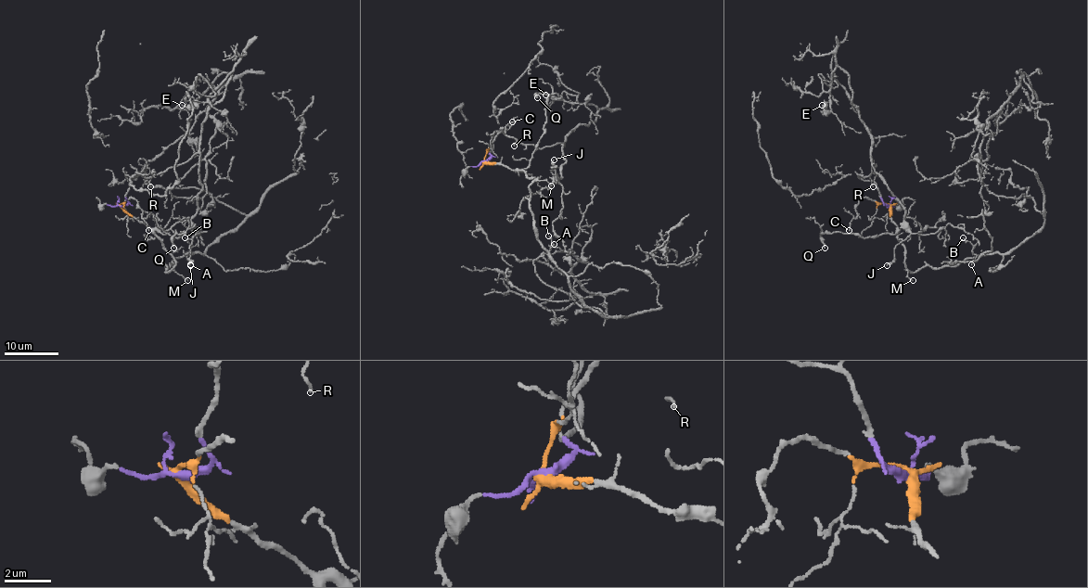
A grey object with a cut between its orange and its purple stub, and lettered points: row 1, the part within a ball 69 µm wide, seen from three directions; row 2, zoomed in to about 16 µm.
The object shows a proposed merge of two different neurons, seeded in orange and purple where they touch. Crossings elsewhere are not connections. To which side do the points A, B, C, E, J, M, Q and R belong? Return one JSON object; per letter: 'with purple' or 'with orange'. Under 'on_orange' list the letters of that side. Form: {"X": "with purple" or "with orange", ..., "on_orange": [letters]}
{"A": "with orange", "B": "with orange", "C": "with orange", "E": "with purple", "J": "with purple", "M": "with orange", "Q": "with orange", "R": "with purple", "on_orange": ["A", "B", "C", "M", "Q"]}

